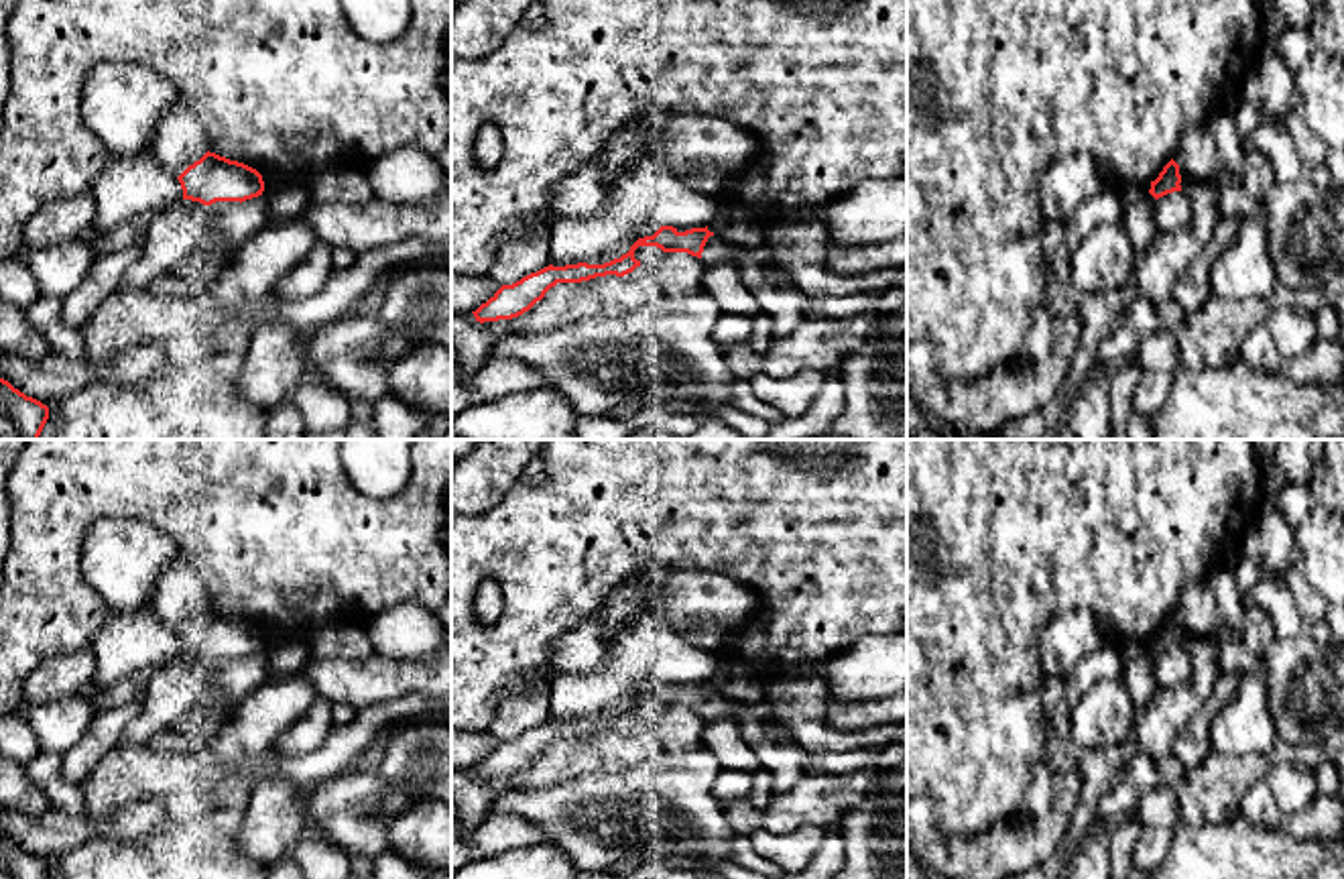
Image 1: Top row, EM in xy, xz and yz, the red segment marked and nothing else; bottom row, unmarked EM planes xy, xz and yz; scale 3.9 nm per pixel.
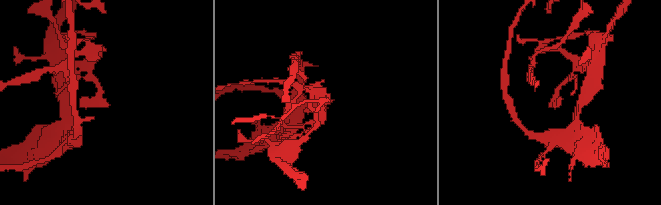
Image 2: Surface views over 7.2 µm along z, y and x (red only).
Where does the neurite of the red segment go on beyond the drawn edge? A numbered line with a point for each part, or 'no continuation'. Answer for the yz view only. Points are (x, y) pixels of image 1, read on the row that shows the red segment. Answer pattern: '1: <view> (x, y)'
1: yz (1172, 212)

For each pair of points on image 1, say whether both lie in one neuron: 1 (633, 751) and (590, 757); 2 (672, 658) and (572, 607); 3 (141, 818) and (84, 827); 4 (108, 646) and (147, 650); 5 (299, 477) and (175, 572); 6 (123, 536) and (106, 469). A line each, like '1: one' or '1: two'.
1: one
2: two
3: one
4: one
5: two
6: two

